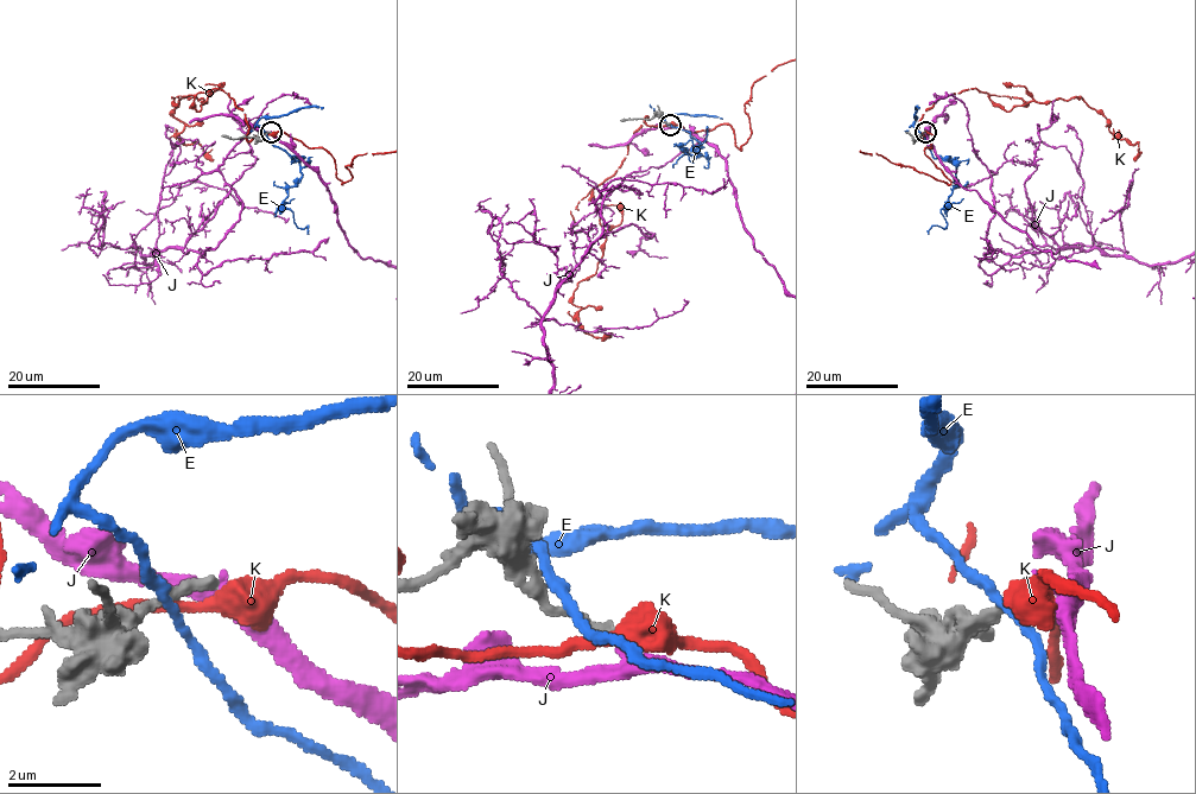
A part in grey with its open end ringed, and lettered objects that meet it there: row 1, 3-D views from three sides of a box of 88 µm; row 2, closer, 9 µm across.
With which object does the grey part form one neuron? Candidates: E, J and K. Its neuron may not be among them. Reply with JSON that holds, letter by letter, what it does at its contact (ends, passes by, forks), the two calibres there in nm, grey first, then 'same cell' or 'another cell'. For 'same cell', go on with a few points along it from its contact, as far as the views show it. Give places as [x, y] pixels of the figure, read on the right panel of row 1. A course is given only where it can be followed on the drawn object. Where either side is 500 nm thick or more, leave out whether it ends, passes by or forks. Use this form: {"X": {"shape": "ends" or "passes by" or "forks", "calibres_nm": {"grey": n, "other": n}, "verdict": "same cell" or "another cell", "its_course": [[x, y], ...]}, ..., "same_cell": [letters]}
{"E": {"shape": "passes by", "calibres_nm": {"grey": 220, "other": 200}, "verdict": "another cell"}, "J": {"shape": "passes by", "calibres_nm": {"grey": 240, "other": 260}, "verdict": "same cell"}, "K": {"shape": "passes by", "calibres_nm": {"grey": 240, "other": 460}, "verdict": "another cell"}, "same_cell": ["J"]}

